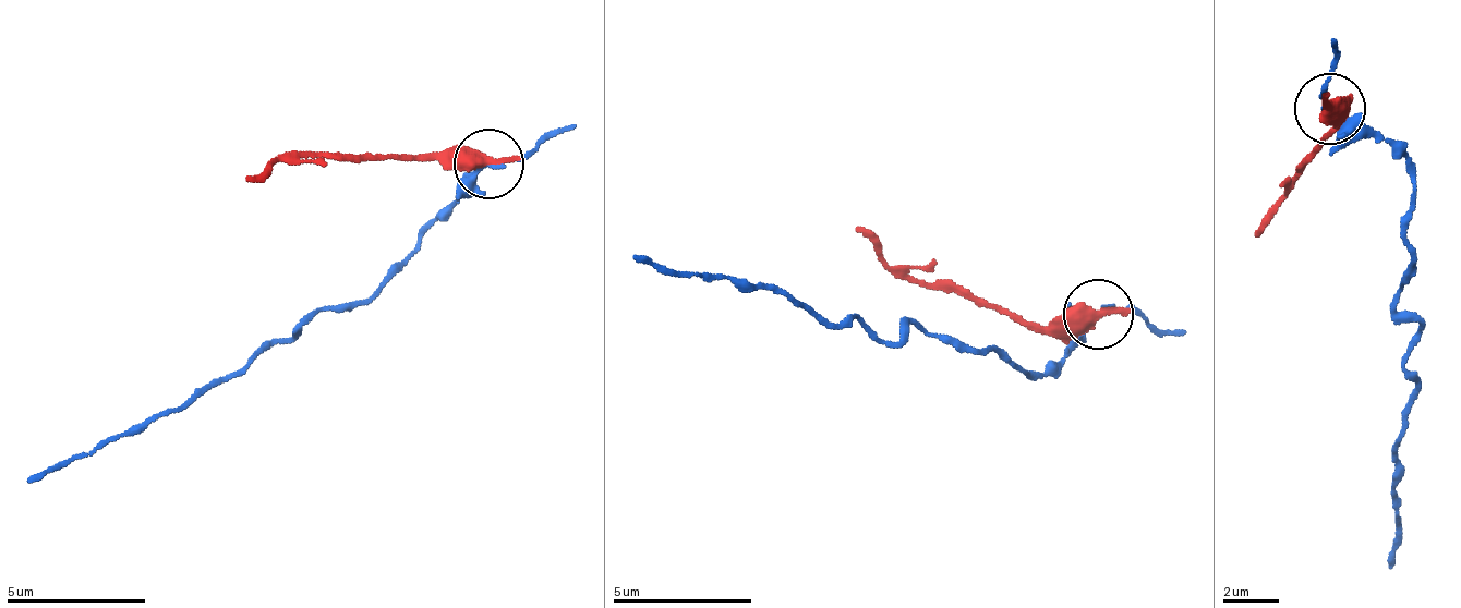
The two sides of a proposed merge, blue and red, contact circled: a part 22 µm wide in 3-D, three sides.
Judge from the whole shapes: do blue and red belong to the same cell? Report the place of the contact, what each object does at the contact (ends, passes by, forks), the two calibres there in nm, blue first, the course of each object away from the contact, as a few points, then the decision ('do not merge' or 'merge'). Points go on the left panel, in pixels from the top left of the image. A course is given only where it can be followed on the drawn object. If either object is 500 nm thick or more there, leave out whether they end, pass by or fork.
at (488, 163); 180 nm thick on the blue side, 600 nm on the other; blue runs (486, 161), (424, 236), (361, 300), (305, 315), (270, 344), (158, 413), (25, 483); red runs (486, 161), (312, 152), (248, 181); do not merge

